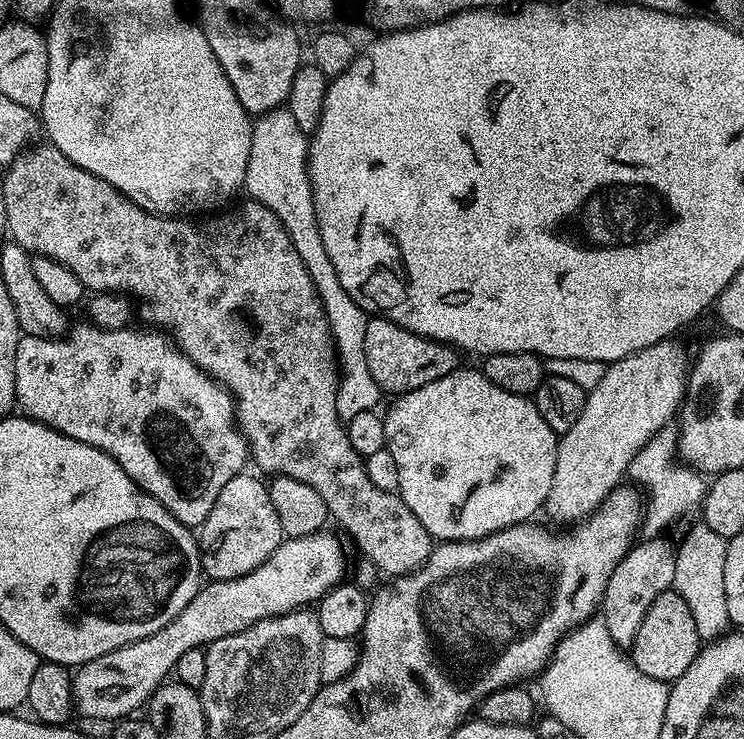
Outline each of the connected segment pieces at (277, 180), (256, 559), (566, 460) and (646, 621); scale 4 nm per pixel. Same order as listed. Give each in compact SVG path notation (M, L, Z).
M281 106L265 113L252 126L250 162L246 166L243 191L249 192L252 195L249 197L255 203L266 206L278 217L286 234L290 234L290 242L294 242L294 250L298 250L298 258L302 258L306 270L312 275L316 293L328 319L328 329L332 332L335 355L339 365L341 362L344 366L344 378L342 374L336 385L336 409L340 421L346 422L358 414L373 411L382 397L382 390L366 366L364 343L369 313L342 286L338 280L338 270L334 268L334 262L323 245L316 217L316 199L312 196L309 147L309 137L299 129L287 107Z
M248 475L230 478L230 482L222 486L214 510L210 510L198 529L200 566L209 581L233 580L250 574L250 570L262 566L285 539L282 522L278 522L278 510L274 510L274 502L270 502L268 484L260 481L259 475Z
M669 338L646 350L638 350L621 360L611 361L605 367L602 382L584 397L584 409L578 414L578 422L570 426L560 437L554 459L554 482L550 482L550 494L546 498L543 511L548 512L552 520L566 526L587 520L596 507L621 483L620 479L628 476L628 467L634 462L638 450L654 438L658 429L663 428L677 415L686 395L686 360L684 352L676 345L675 339Z
M669 590L658 594L658 598L654 598L654 606L646 610L646 618L642 618L642 626L638 628L630 649L630 659L649 681L674 682L690 670L690 662L694 662L701 647L692 608L686 606L686 598L679 596L675 590Z

